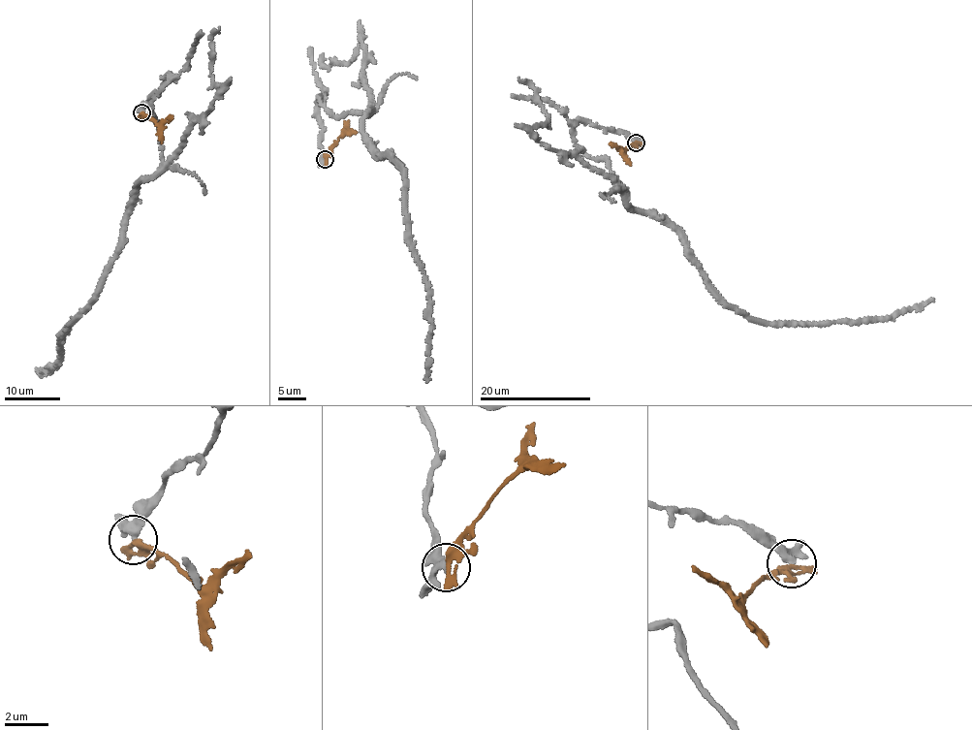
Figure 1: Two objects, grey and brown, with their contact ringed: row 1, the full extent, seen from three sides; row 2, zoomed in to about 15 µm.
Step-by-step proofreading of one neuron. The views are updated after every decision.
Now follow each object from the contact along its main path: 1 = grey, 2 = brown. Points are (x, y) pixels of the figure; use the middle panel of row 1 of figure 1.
1: (325, 158), (320, 98), (337, 116), (371, 112), (370, 148), (404, 173), (407, 239), (428, 294), (425, 383)
2: (325, 158), (344, 133), (346, 122)

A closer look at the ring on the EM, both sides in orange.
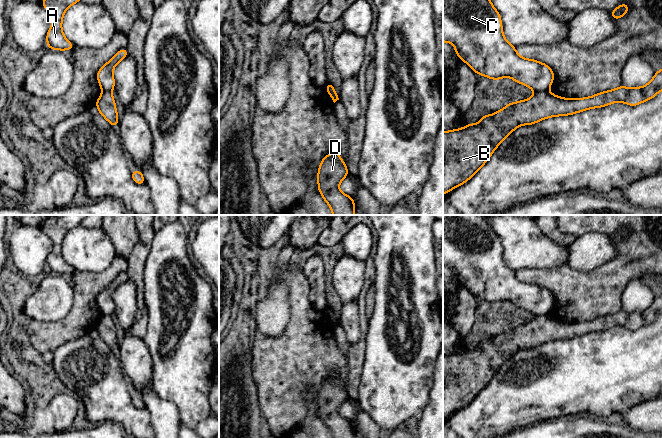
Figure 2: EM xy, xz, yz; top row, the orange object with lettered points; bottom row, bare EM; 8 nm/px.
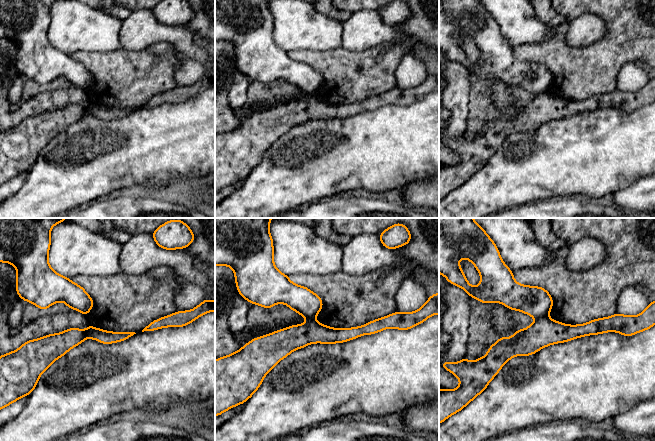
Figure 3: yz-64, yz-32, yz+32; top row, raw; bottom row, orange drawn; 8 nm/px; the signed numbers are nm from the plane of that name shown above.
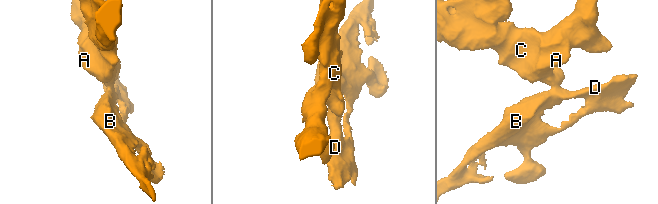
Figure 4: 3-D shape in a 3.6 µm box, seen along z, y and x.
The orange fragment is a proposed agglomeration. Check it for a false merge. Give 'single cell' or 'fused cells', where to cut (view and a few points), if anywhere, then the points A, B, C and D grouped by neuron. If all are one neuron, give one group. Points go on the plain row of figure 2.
fused cells; cut in yz along (547, 313), (536, 316); A C / B D

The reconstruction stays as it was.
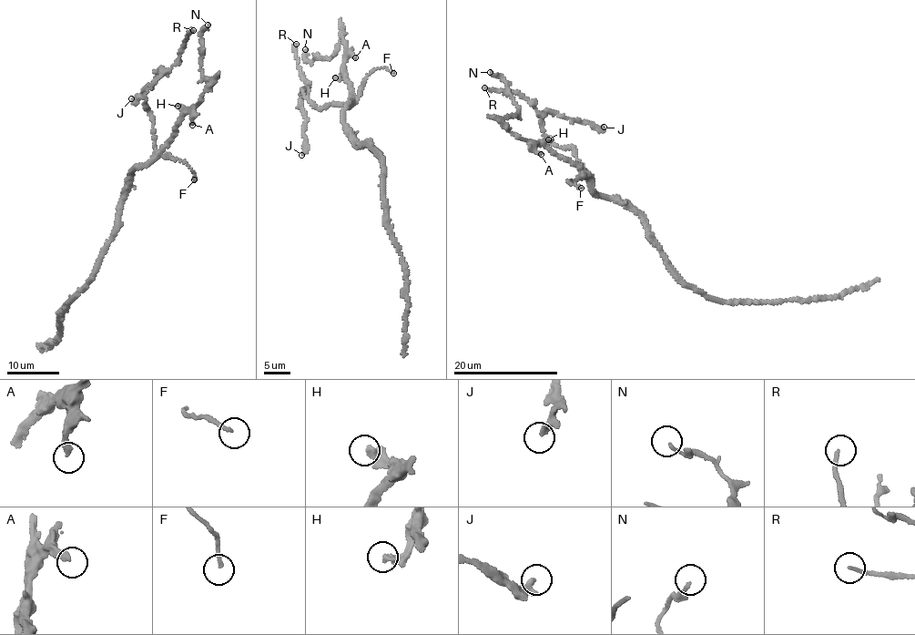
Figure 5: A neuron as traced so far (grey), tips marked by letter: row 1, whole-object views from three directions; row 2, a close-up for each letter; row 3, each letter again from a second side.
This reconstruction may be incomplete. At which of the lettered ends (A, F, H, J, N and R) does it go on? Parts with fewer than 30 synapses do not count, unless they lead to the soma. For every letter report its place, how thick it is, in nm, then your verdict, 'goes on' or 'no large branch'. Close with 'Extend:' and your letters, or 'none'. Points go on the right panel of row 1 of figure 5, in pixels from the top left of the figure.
A: place (541, 154); calibre 320 nm; no large branch
F: place (581, 188); calibre 160 nm; no large branch
H: place (548, 139); calibre 320 nm; no large branch
J: place (604, 127); calibre 240 nm; no large branch
N: place (490, 72); calibre 120 nm; no large branch
R: place (484, 87); calibre 150 nm; goes on
Extend: R

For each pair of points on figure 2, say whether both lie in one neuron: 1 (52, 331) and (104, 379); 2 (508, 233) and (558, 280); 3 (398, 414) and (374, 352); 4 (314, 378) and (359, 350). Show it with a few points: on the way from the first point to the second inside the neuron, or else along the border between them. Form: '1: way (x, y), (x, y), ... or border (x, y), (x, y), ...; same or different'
1: border (86, 332), (61, 344), (53, 352); different
2: border (567, 263), (561, 266), (545, 268), (521, 268); different
3: way (395, 399), (395, 373), (389, 367); same
4: border (346, 354), (347, 380); different

